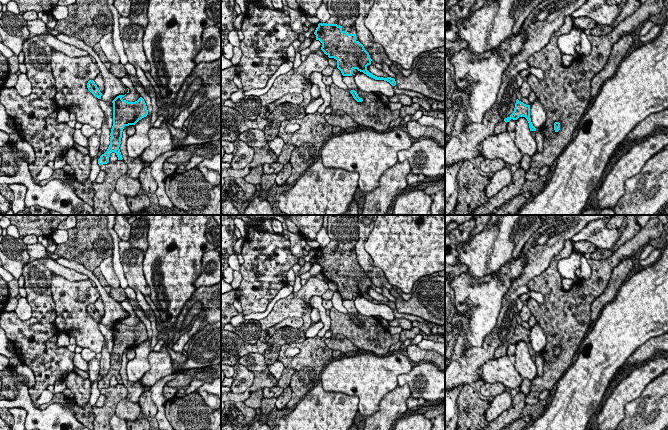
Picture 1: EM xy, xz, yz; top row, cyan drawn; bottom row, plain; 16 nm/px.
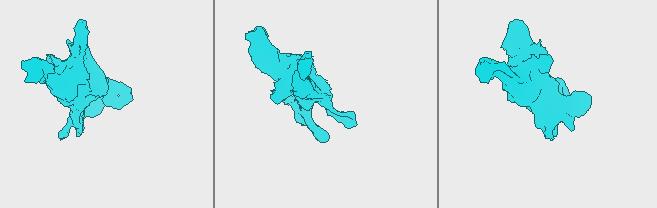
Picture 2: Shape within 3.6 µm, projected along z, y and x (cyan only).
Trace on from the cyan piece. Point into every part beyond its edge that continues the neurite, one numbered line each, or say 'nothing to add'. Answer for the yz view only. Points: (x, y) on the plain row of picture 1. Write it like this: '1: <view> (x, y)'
1: yz (501, 351)

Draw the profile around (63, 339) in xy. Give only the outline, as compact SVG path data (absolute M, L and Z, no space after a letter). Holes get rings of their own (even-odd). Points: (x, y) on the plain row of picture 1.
M61 333L58 336L57 339L57 347L67 347L69 345L69 336L67 333Z

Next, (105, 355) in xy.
M104 340L104 345L101 351L101 361L100 361L100 371L99 371L102 378L104 378L107 375L110 369L110 361L111 361L110 357L111 357L111 354L108 352L106 341Z

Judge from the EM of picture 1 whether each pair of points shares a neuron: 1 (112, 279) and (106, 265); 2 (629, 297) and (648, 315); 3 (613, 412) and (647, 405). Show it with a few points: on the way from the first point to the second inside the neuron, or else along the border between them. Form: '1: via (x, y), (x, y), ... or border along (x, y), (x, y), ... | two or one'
1: via (110, 276), (106, 268) | one
2: via (634, 302), (643, 310) | one
3: border along (641, 392), (625, 406), (625, 416), (622, 419) | two

